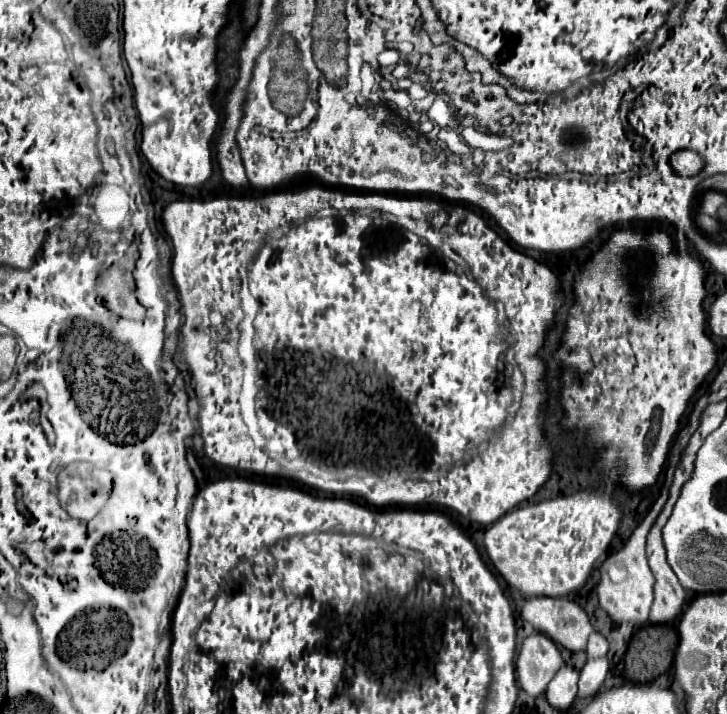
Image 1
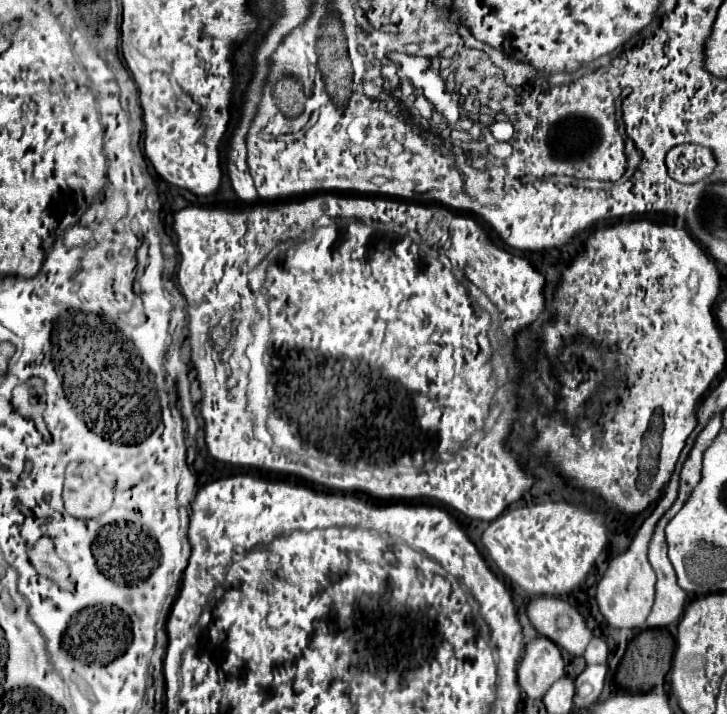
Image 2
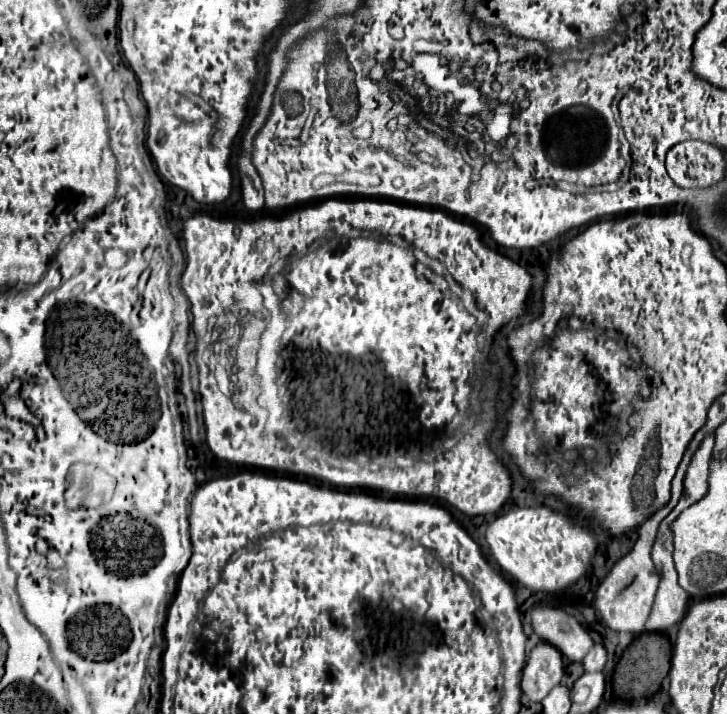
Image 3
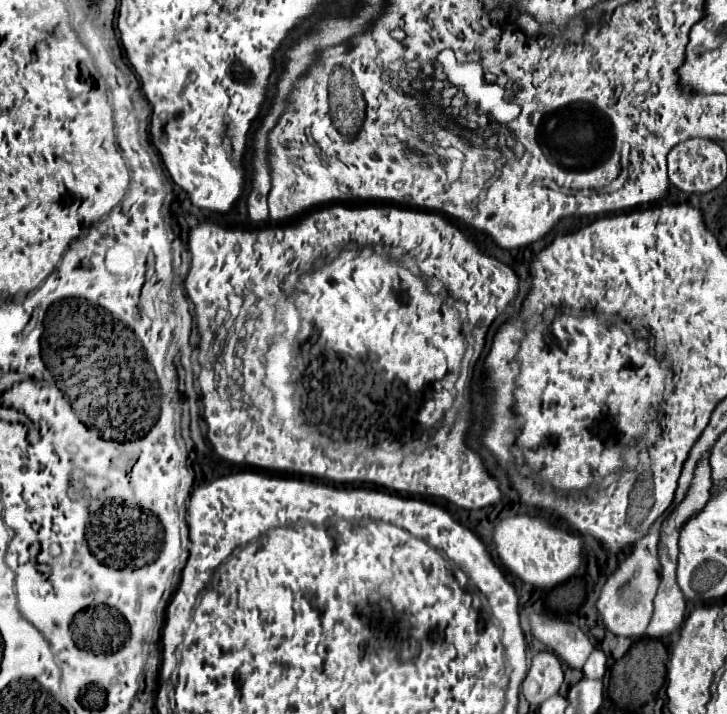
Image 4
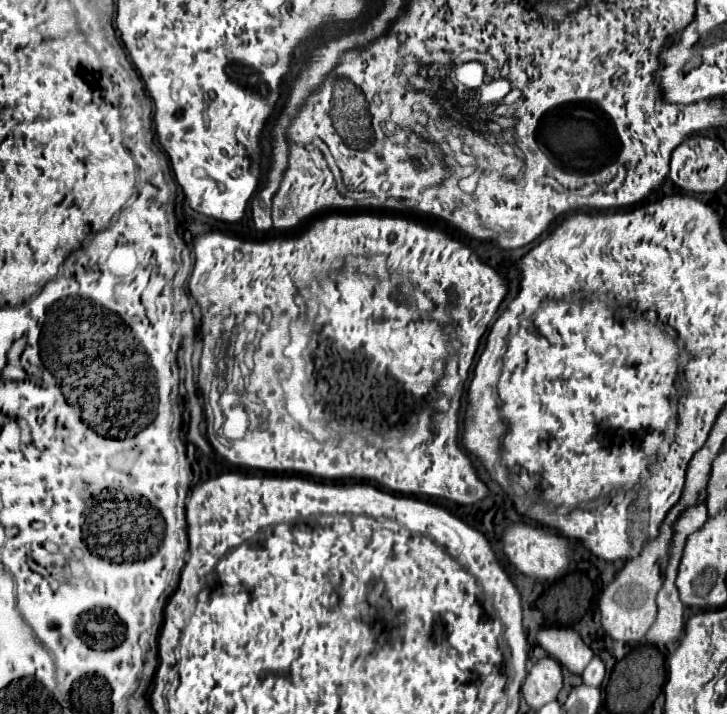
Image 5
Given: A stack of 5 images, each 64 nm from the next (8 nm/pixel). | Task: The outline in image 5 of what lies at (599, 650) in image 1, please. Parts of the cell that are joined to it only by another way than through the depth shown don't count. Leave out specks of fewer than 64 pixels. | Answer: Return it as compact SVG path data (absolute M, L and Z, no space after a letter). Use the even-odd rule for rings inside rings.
M594 656L592 658L592 662L584 668L584 672L582 672L582 680L584 680L584 684L590 684L590 686L600 686L600 682L604 680L604 662L598 658L598 656Z

